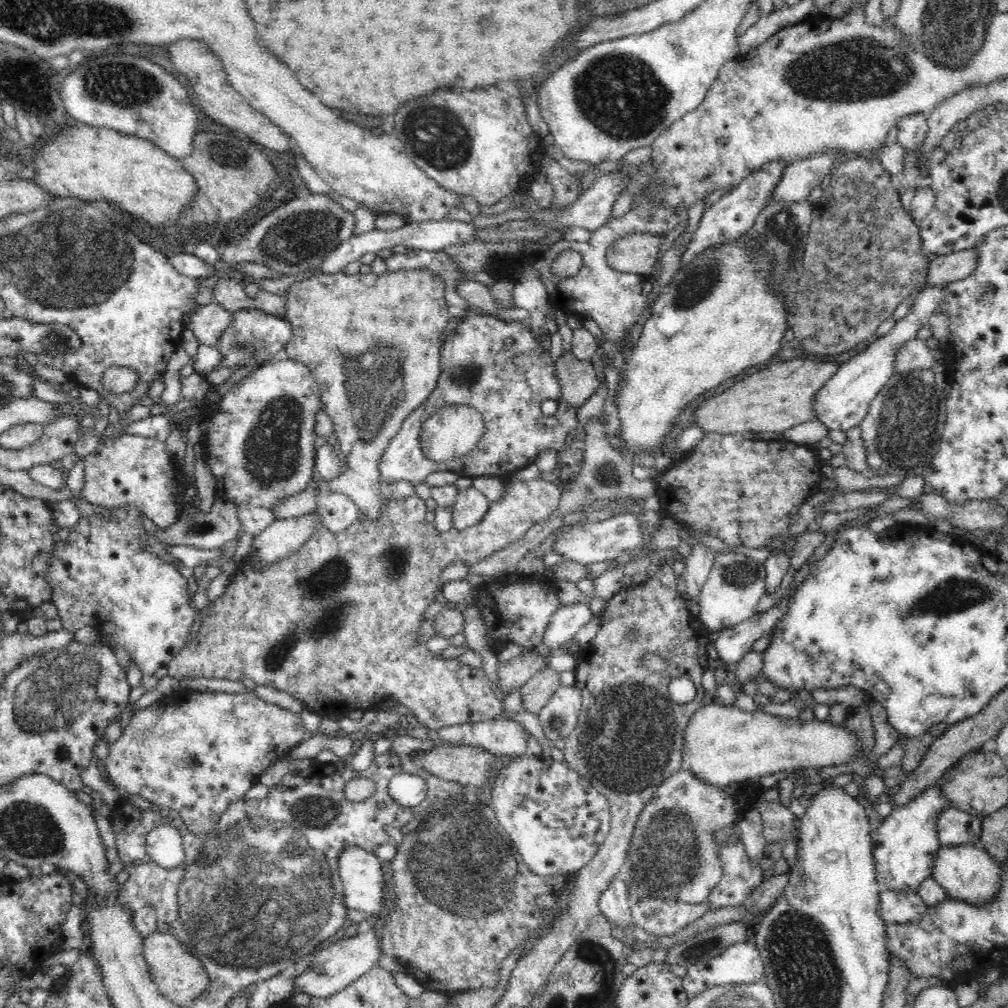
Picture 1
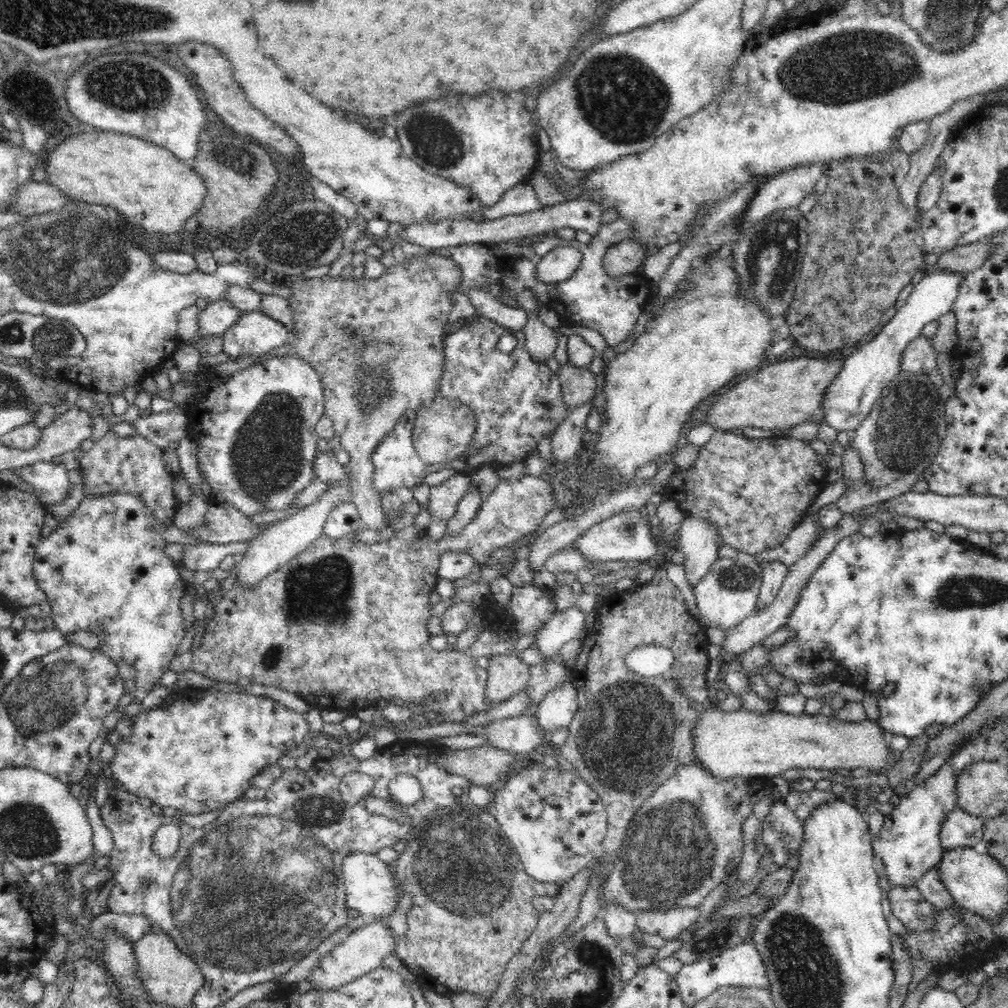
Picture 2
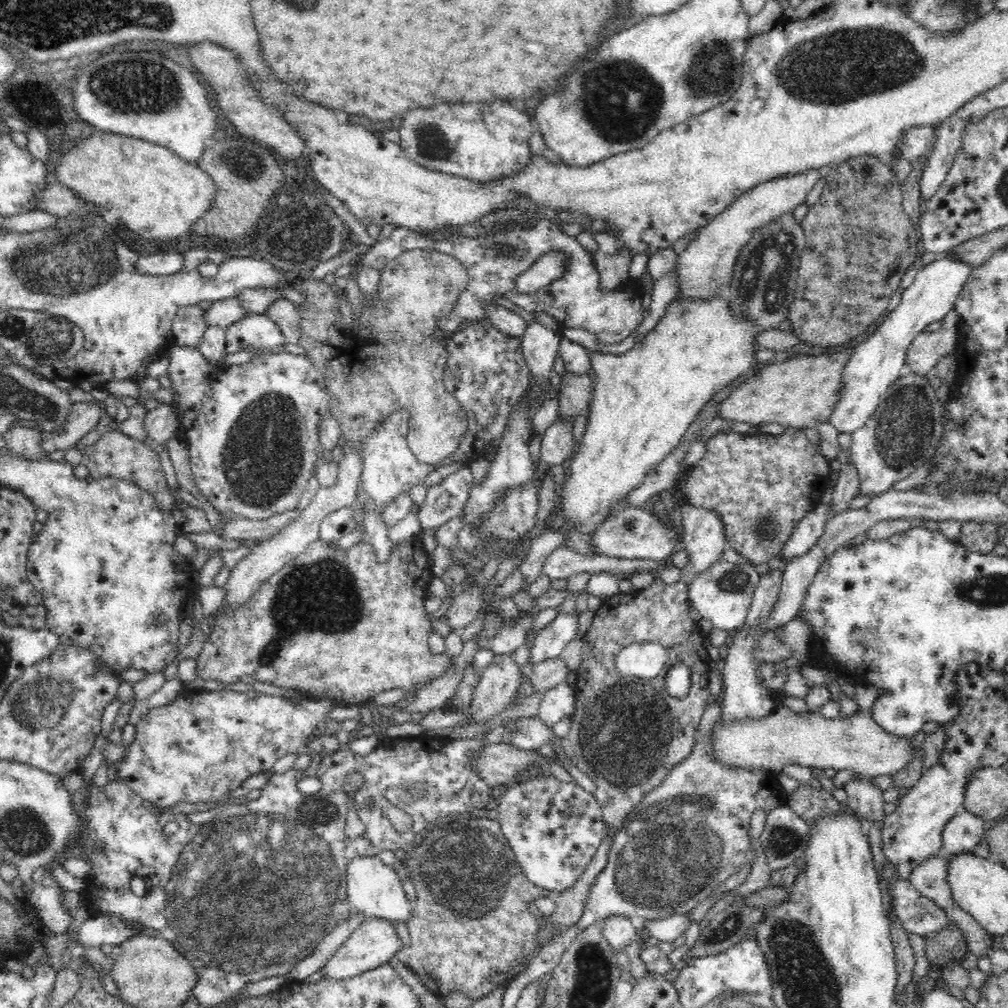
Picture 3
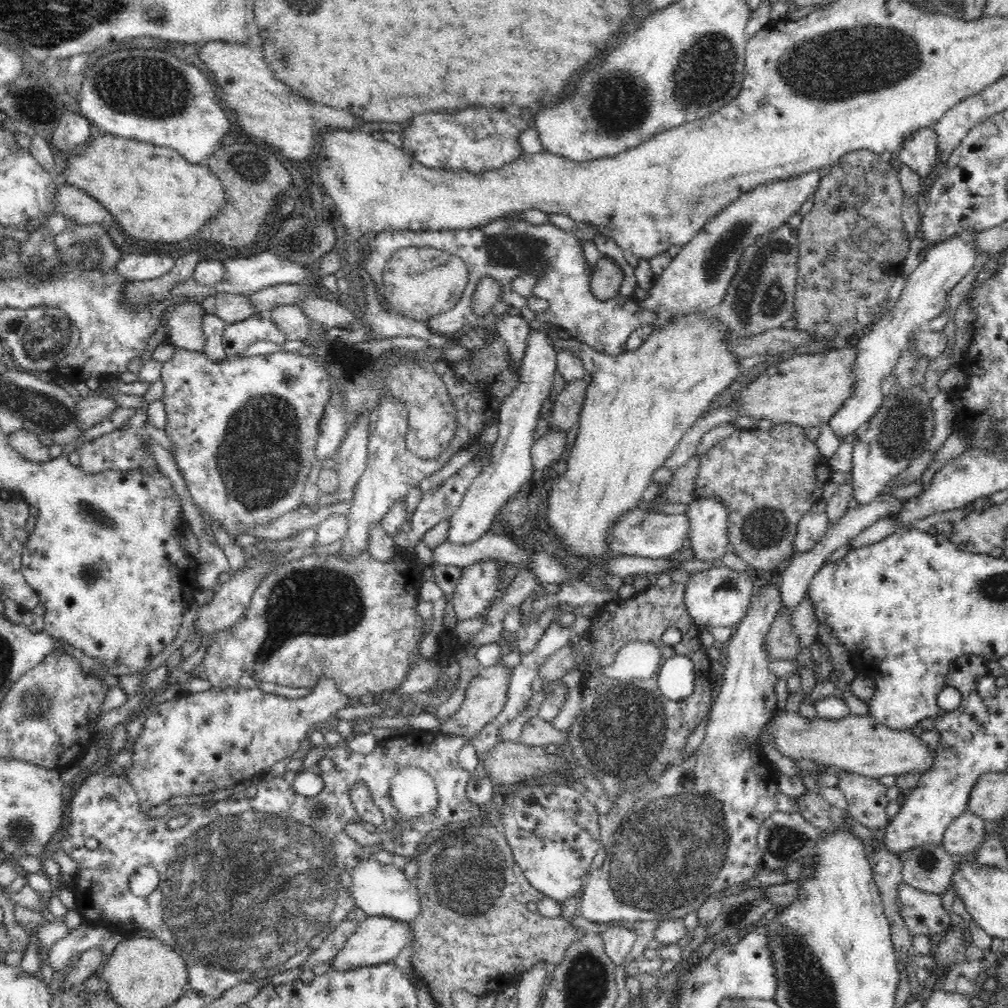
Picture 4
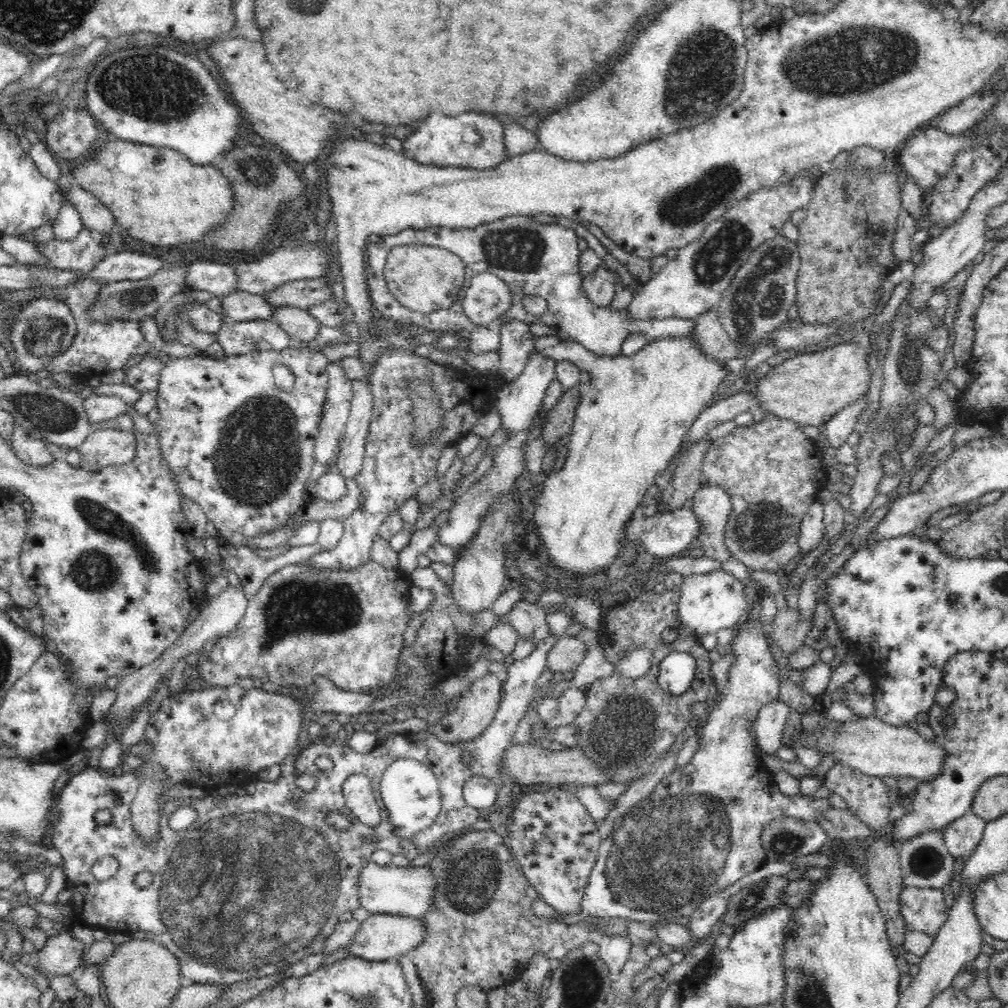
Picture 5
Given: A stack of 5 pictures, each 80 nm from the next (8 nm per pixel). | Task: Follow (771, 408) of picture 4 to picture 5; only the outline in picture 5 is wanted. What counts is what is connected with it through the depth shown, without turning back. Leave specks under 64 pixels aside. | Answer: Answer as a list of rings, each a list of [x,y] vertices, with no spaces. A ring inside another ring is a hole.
[[[849,342],[820,351],[802,352],[787,359],[762,377],[753,390],[762,411],[796,421],[804,427],[818,427],[862,398],[870,388],[870,380],[872,369],[868,365],[868,352],[858,343]]]

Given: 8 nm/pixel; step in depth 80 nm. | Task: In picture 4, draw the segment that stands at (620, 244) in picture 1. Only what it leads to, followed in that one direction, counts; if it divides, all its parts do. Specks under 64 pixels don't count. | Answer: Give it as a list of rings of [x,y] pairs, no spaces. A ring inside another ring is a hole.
[[[602,256],[591,270],[590,286],[598,301],[610,301],[619,294],[624,271],[614,259]]]

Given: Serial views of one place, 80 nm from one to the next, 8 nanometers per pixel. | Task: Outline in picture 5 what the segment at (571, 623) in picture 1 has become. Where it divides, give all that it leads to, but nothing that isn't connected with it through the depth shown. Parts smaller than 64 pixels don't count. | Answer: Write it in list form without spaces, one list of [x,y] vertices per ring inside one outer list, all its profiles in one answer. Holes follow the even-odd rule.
[[[550,634],[538,649],[519,661],[513,661],[508,666],[499,709],[494,720],[482,734],[478,735],[478,738],[468,742],[458,742],[458,744],[446,744],[429,733],[418,735],[406,732],[404,735],[389,736],[378,743],[372,752],[366,754],[356,752],[350,745],[320,744],[320,740],[313,738],[312,743],[300,751],[294,764],[294,772],[290,776],[280,776],[275,782],[269,782],[262,777],[260,781],[256,782],[256,791],[252,794],[252,810],[262,810],[262,812],[244,812],[244,814],[222,816],[222,818],[210,820],[210,824],[206,824],[206,826],[214,826],[216,838],[206,838],[204,834],[200,836],[200,832],[196,838],[188,838],[186,831],[172,830],[169,827],[170,815],[180,804],[190,803],[190,794],[192,793],[171,792],[168,795],[164,792],[161,799],[167,800],[167,803],[159,814],[158,840],[154,844],[145,844],[133,830],[129,809],[141,784],[139,776],[128,769],[122,774],[105,773],[90,767],[82,770],[80,774],[72,776],[66,782],[66,786],[55,794],[53,800],[56,803],[56,810],[58,810],[58,820],[54,824],[52,844],[62,855],[67,888],[72,892],[72,898],[68,904],[72,908],[74,922],[88,926],[98,934],[108,929],[118,930],[120,933],[126,932],[126,930],[153,932],[156,940],[174,952],[181,961],[183,980],[194,984],[230,987],[235,983],[264,976],[264,974],[283,973],[288,967],[294,966],[295,962],[300,962],[307,955],[320,953],[324,949],[327,938],[335,929],[336,923],[340,922],[338,916],[344,912],[354,912],[361,907],[358,878],[360,878],[360,872],[366,862],[371,860],[371,854],[377,850],[386,850],[393,855],[403,854],[411,861],[416,856],[422,856],[434,847],[436,848],[439,844],[452,841],[457,835],[467,831],[471,824],[478,822],[480,817],[478,809],[470,806],[462,798],[463,787],[470,778],[477,775],[501,783],[503,779],[500,771],[502,754],[506,754],[506,750],[515,742],[514,733],[518,722],[528,711],[530,702],[535,696],[536,680],[547,668],[548,653],[556,646],[558,640],[560,637]],[[464,752],[468,752],[474,758],[470,766],[464,765],[462,762]],[[322,754],[326,754],[334,763],[330,772],[323,772],[316,765],[316,760]],[[401,756],[418,760],[430,768],[437,777],[441,792],[440,814],[428,828],[420,830],[410,840],[393,834],[393,824],[389,823],[387,808],[379,791],[383,770]],[[304,774],[310,774],[318,781],[316,788],[310,792],[297,786],[298,778]],[[352,774],[364,774],[370,780],[381,812],[381,821],[375,827],[357,823],[346,804],[341,787]],[[100,809],[111,812],[111,823],[96,825],[93,814]],[[332,811],[342,811],[350,816],[350,828],[347,831],[334,830],[333,826],[329,825],[326,818]],[[264,812],[274,812],[274,814],[264,814]],[[282,816],[288,816],[288,818],[282,818]],[[230,818],[238,820],[238,824],[242,824],[242,832],[244,832],[244,820],[248,818],[248,824],[254,820],[254,838],[228,838],[228,836],[216,834],[216,830],[220,830],[216,826],[224,826],[224,832],[230,832],[230,830],[234,830],[234,826],[238,826],[238,824],[230,824]],[[304,818],[310,818],[310,820],[304,820]],[[224,820],[226,820],[226,824],[224,824]],[[302,824],[306,824],[308,828]],[[371,834],[376,836],[377,842],[364,839]],[[105,856],[116,858],[119,864],[118,872],[108,880],[96,880],[91,871],[92,865]],[[142,870],[152,874],[152,884],[146,888],[140,888],[134,883],[134,876],[140,874]],[[264,880],[268,880],[268,882],[264,882]]]

